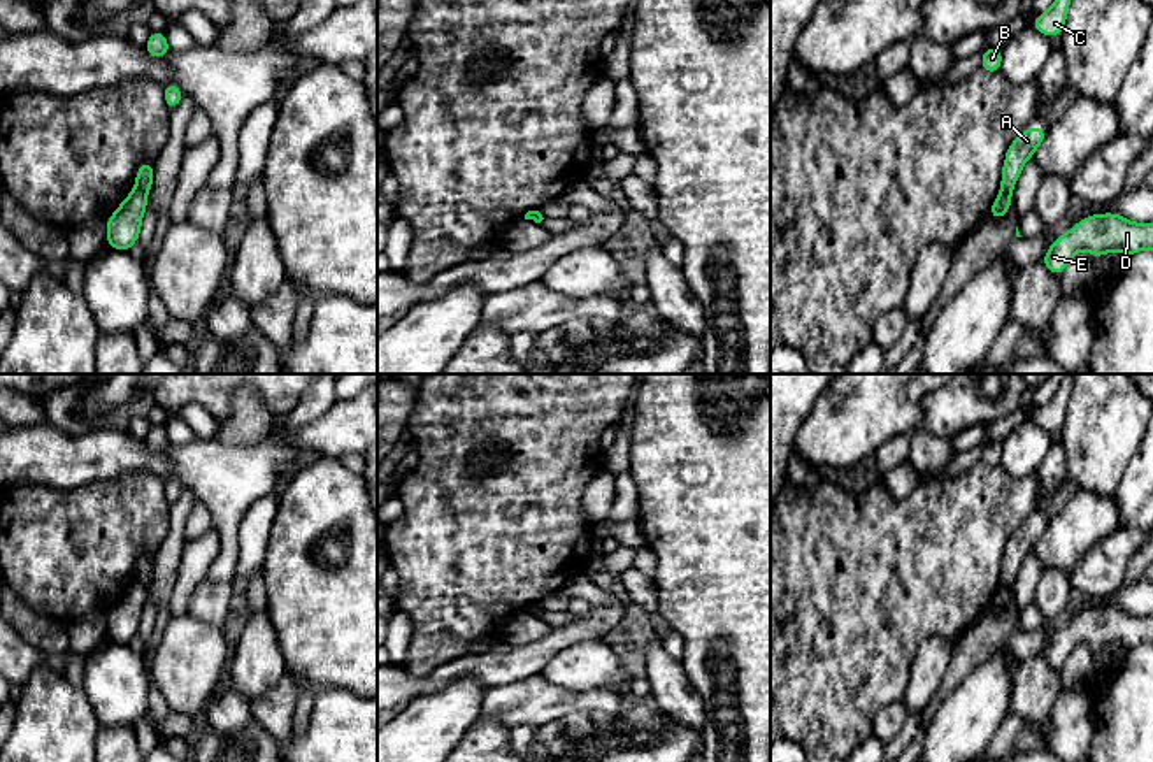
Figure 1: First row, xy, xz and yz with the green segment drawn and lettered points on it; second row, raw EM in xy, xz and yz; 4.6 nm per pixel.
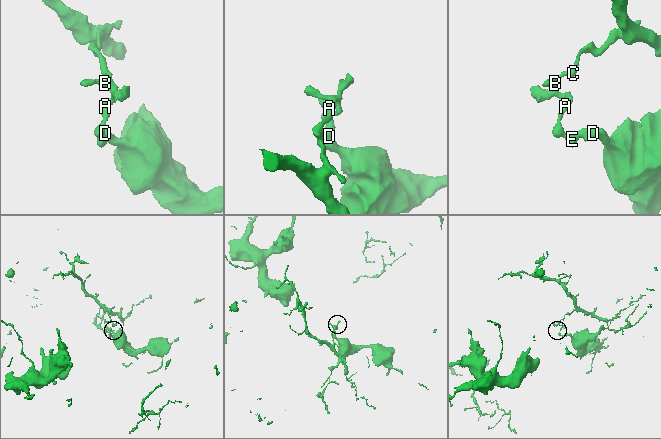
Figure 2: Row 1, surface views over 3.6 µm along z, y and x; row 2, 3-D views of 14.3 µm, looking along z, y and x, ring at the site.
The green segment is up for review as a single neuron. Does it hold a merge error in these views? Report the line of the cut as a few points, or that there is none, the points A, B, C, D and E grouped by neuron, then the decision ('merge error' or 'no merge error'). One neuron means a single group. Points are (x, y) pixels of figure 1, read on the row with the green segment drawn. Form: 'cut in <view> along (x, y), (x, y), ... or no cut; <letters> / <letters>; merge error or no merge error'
cut in xy along (136, 186), (146, 194); A B C / D E; merge error

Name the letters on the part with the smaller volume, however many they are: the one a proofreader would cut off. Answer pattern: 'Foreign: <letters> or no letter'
Foreign: D, E

